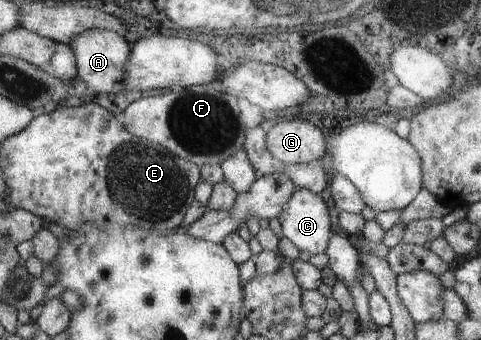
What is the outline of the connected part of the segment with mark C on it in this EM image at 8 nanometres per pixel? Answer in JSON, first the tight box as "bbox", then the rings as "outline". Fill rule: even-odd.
{"bbox":[276,189,332,255],"outline":[[[296,189],[276,217],[282,236],[297,250],[306,250],[311,255],[325,252],[332,232],[327,205],[320,194]]]}

